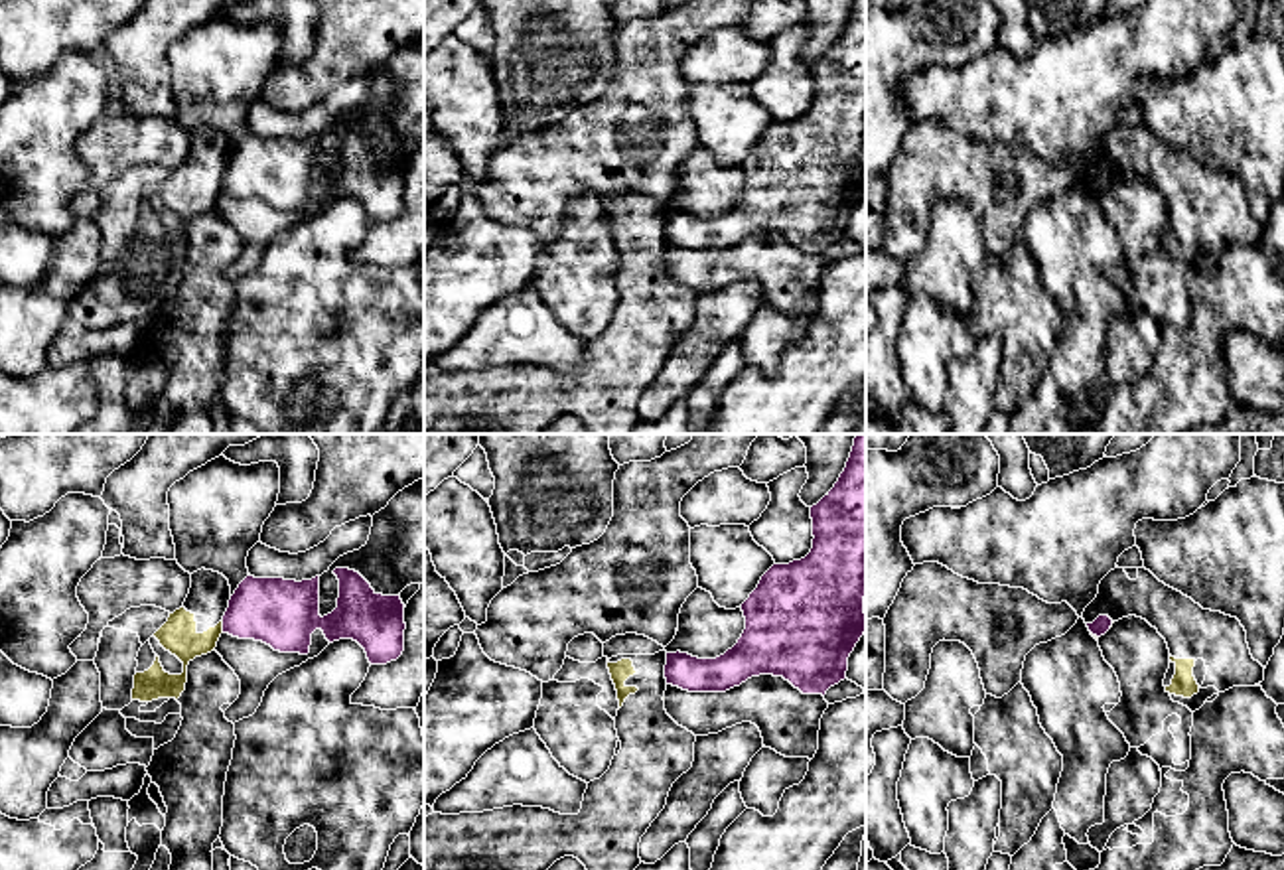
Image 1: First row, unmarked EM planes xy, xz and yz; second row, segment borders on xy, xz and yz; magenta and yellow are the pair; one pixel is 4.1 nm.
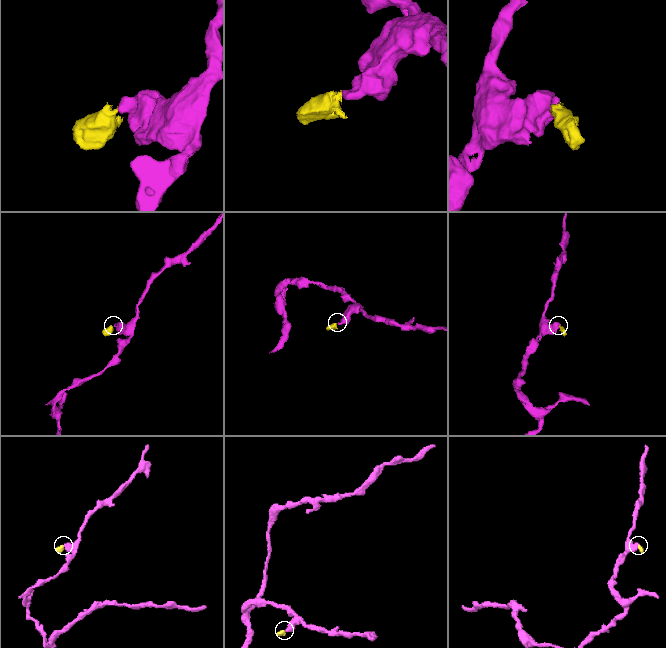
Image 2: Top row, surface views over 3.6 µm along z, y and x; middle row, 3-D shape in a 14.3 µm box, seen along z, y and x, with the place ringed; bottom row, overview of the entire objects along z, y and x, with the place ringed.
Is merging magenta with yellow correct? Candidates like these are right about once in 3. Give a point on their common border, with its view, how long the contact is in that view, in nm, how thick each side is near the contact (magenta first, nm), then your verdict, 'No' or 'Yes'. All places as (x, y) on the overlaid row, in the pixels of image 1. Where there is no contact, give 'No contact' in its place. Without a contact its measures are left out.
Touches magenta at xy (223, 626). Shared border 60 nm. Thickness 280 nm (magenta) against 150 nm. No

